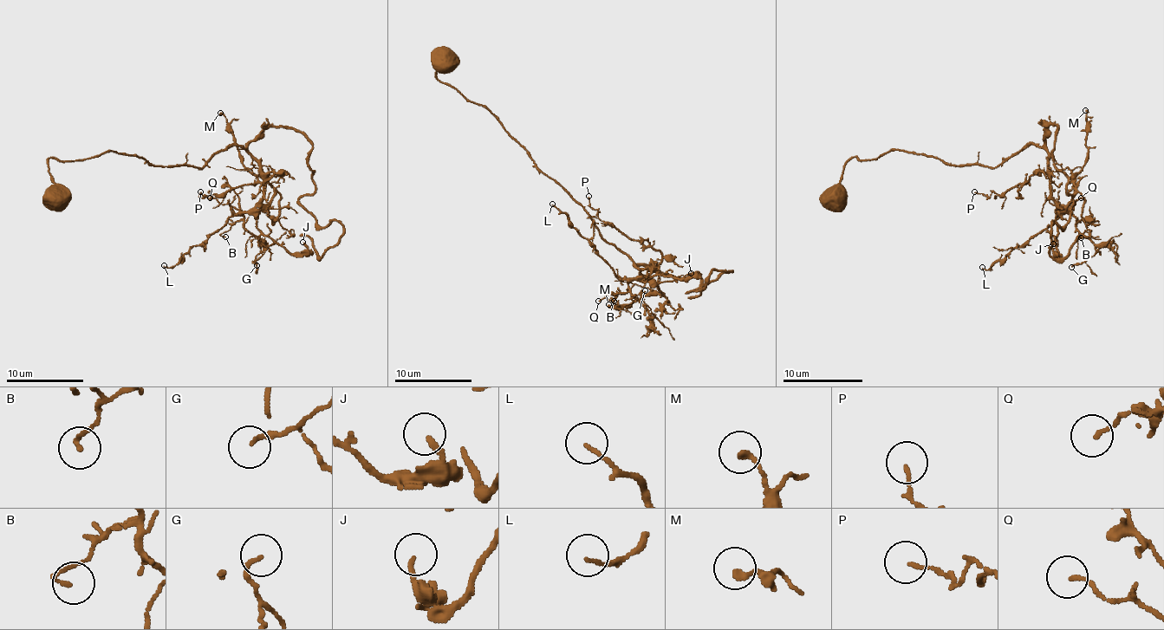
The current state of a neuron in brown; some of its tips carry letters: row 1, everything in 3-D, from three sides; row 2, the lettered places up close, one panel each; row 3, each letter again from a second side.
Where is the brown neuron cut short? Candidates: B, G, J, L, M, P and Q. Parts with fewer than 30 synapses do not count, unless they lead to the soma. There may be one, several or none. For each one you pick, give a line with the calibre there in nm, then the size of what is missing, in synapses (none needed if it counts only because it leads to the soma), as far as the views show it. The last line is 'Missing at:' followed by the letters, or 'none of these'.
Missing at: none of these

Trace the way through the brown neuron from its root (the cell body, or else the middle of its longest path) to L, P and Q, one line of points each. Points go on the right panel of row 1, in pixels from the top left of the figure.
L: (839, 200), (853, 156), (874, 160), (907, 150), (996, 168), (1036, 144), (1047, 152), (1057, 217), (982, 267)
P: (839, 200), (853, 156), (907, 150), (996, 168), (1027, 144), (1047, 152), (1045, 172), (1002, 196), (974, 191)
Q: (839, 200), (853, 156), (907, 150), (996, 168), (1027, 144), (1047, 152), (1059, 211), (1081, 198)

